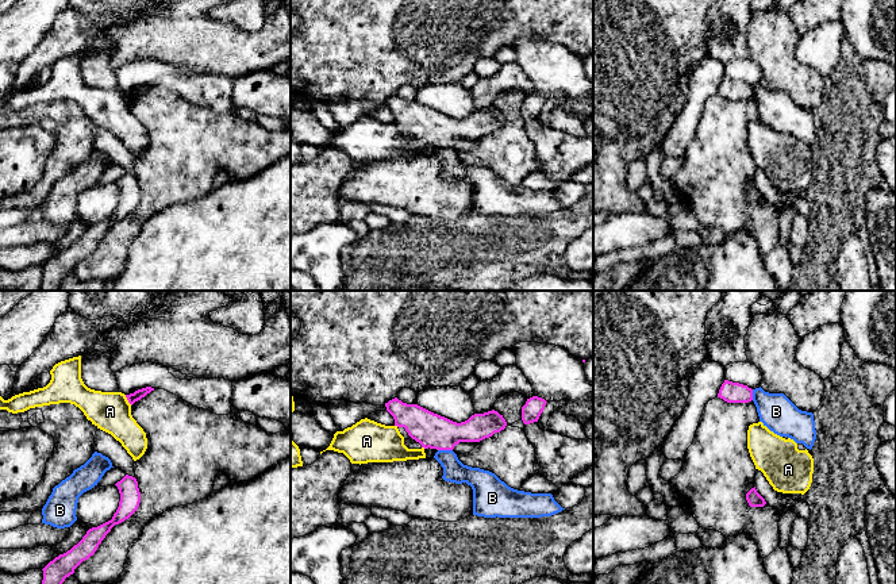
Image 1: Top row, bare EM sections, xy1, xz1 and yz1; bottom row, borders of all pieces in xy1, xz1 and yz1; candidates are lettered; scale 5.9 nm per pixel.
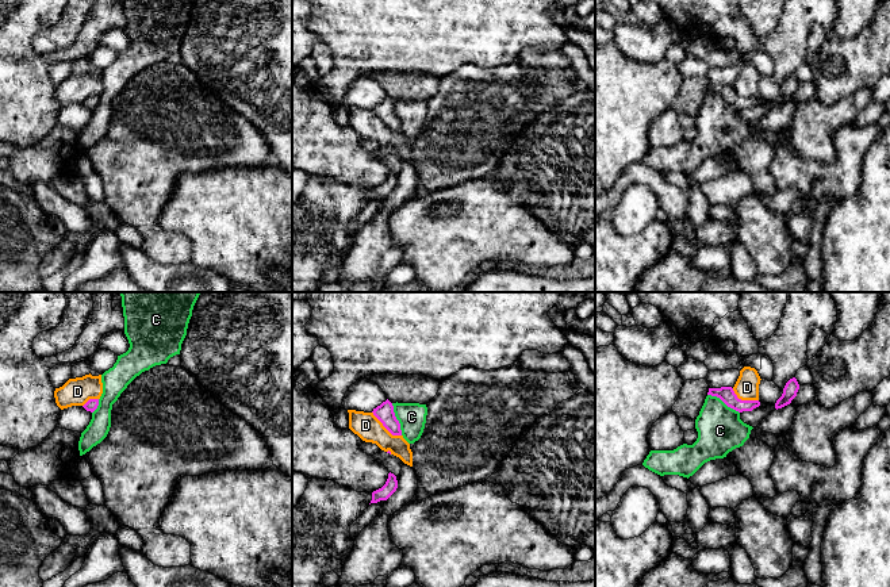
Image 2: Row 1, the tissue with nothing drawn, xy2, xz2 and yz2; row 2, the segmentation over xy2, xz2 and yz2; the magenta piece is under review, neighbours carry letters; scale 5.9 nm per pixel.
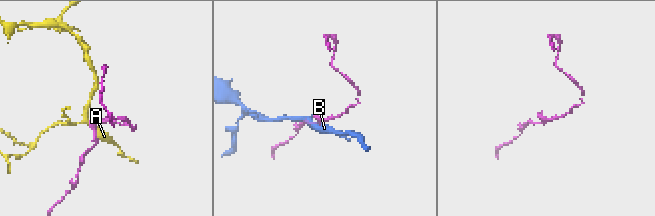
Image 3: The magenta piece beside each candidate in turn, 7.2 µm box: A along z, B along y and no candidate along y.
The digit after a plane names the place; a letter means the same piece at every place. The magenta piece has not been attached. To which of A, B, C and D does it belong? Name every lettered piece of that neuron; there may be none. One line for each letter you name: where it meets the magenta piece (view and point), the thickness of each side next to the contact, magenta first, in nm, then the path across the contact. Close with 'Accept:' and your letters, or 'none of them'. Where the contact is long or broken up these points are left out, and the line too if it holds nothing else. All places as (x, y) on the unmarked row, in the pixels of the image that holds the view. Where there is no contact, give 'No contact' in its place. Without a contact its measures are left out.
Accept: none of them

